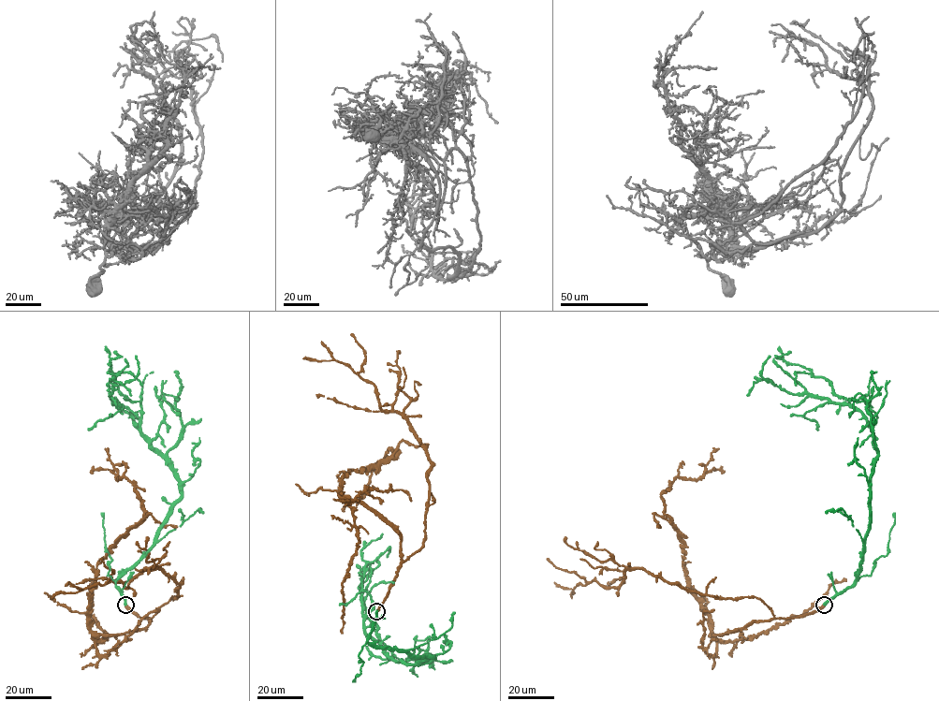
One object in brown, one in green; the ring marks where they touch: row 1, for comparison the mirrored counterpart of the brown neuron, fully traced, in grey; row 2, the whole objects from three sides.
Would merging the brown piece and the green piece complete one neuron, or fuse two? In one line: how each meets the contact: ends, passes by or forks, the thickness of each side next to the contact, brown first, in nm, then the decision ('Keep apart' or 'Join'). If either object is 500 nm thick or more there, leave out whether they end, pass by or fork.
At the ring brown ends. At the ring green ends. Thickness 460 nm (brown) against 440 nm. Join

